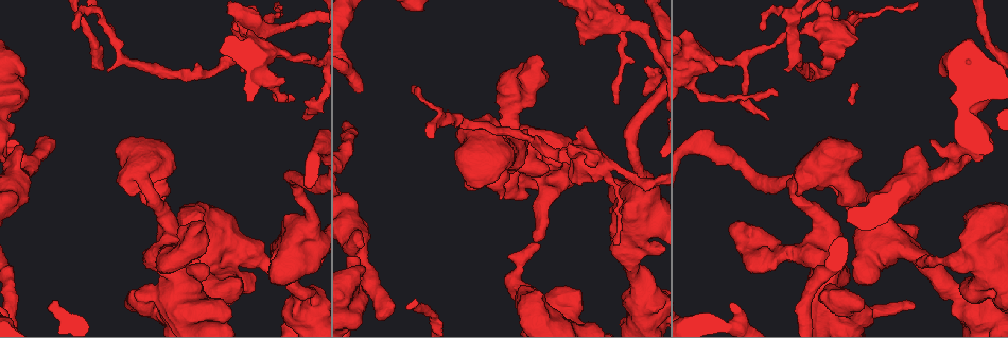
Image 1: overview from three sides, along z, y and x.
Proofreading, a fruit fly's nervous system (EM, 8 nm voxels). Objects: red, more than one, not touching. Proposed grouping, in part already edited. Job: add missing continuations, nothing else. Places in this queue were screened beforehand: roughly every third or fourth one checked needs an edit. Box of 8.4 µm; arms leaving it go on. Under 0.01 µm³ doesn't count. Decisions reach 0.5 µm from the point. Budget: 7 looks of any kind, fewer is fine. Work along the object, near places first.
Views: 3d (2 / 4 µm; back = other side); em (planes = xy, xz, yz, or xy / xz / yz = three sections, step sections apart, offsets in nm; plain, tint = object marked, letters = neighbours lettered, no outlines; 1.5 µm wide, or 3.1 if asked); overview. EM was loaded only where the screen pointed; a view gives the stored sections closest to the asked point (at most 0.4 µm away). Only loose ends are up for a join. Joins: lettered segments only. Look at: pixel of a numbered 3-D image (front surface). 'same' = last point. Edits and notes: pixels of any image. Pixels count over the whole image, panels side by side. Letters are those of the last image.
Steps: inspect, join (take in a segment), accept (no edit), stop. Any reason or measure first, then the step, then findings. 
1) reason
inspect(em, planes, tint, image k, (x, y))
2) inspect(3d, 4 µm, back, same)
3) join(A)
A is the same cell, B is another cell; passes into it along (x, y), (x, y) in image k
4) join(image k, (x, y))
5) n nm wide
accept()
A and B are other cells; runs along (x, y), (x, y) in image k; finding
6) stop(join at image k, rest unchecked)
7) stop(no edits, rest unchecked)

free end
inspect(3d, 2 µm, image 1, (781, 243))

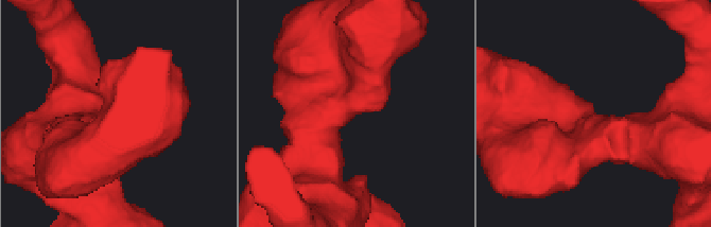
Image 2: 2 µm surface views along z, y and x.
inspect(em, xy, step 4, letters, image 2, (380, 104))

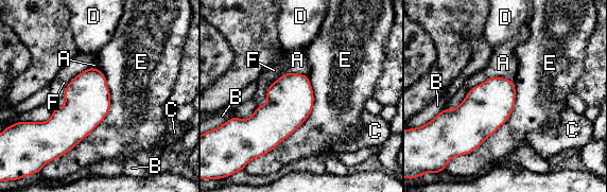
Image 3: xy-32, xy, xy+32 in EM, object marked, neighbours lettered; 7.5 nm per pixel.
cut it another way
inspect(em, planes, letters, same)

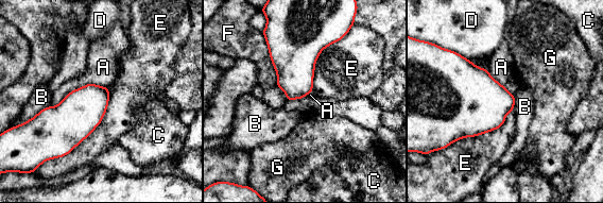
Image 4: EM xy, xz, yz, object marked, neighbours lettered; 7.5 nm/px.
accept()
A, B, C, D, E, F and G are other cells; border along (48, 105), (30, 119) in image 4; no lettered segment goes on from it

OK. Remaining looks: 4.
branch stops here
inspect(3d, 4 µm, image 1, (990, 202))

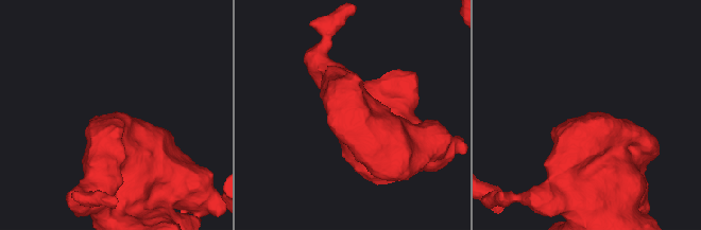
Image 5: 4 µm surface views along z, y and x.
shape alone is not enough
inspect(em, planes, tint, image 5, (585, 114))

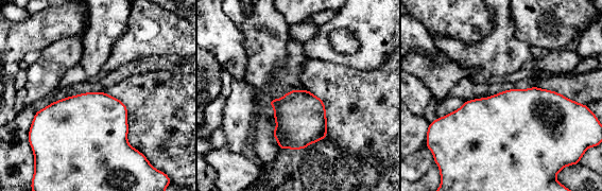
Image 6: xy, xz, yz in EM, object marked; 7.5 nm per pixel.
what lies round it
inspect(em, planes, letters, same)

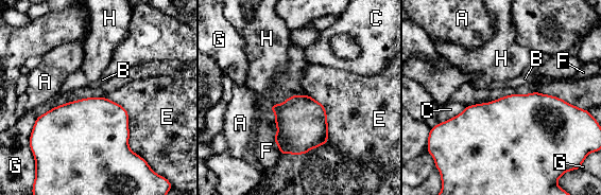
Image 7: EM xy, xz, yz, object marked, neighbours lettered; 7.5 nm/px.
E touches over 550 nm
accept()
A, B, C, E, F, G and H are other cells; none of them fits

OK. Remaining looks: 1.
stop(no edits, rest unchecked)

